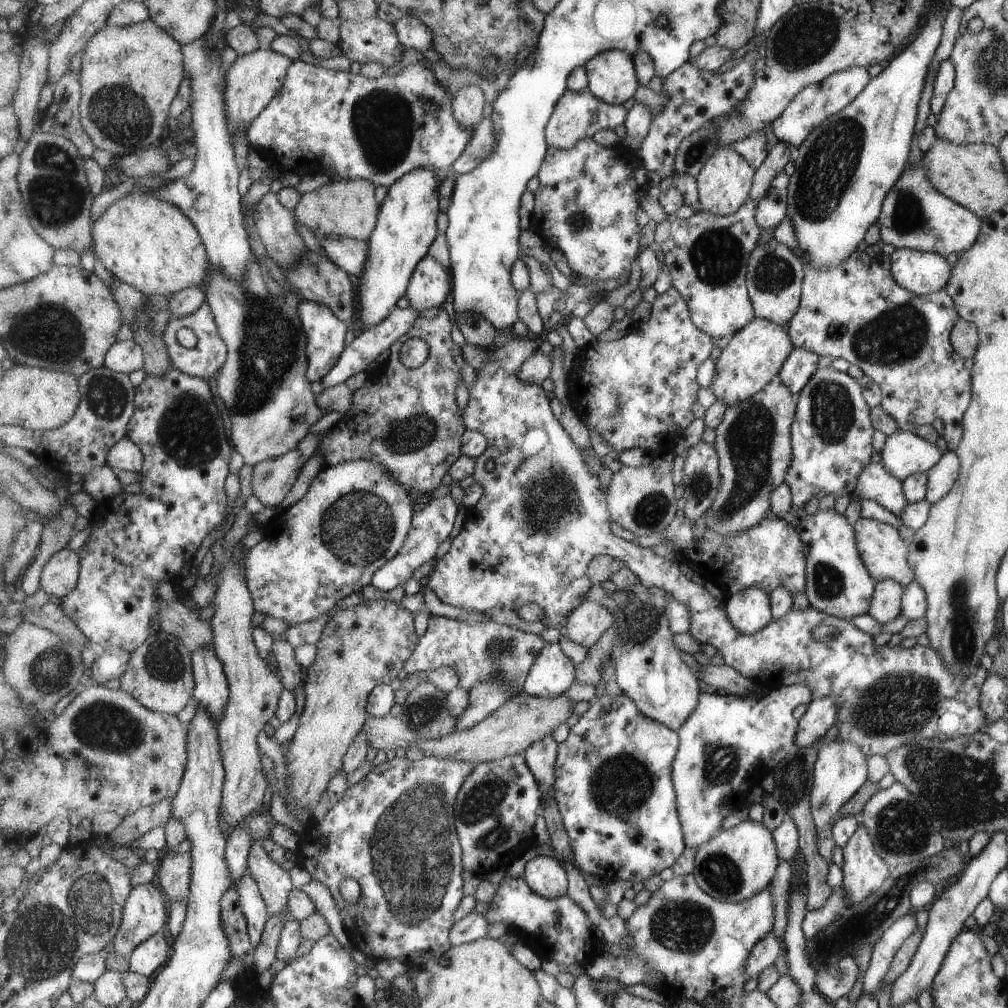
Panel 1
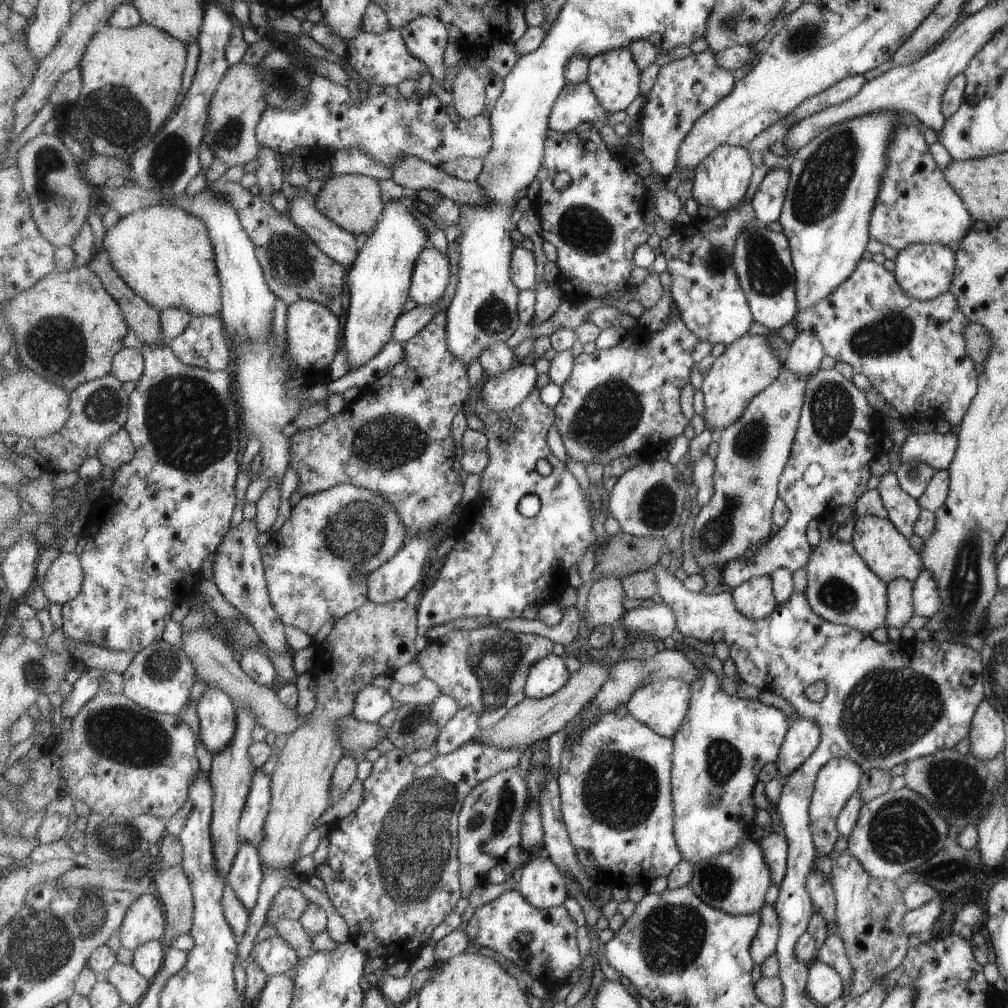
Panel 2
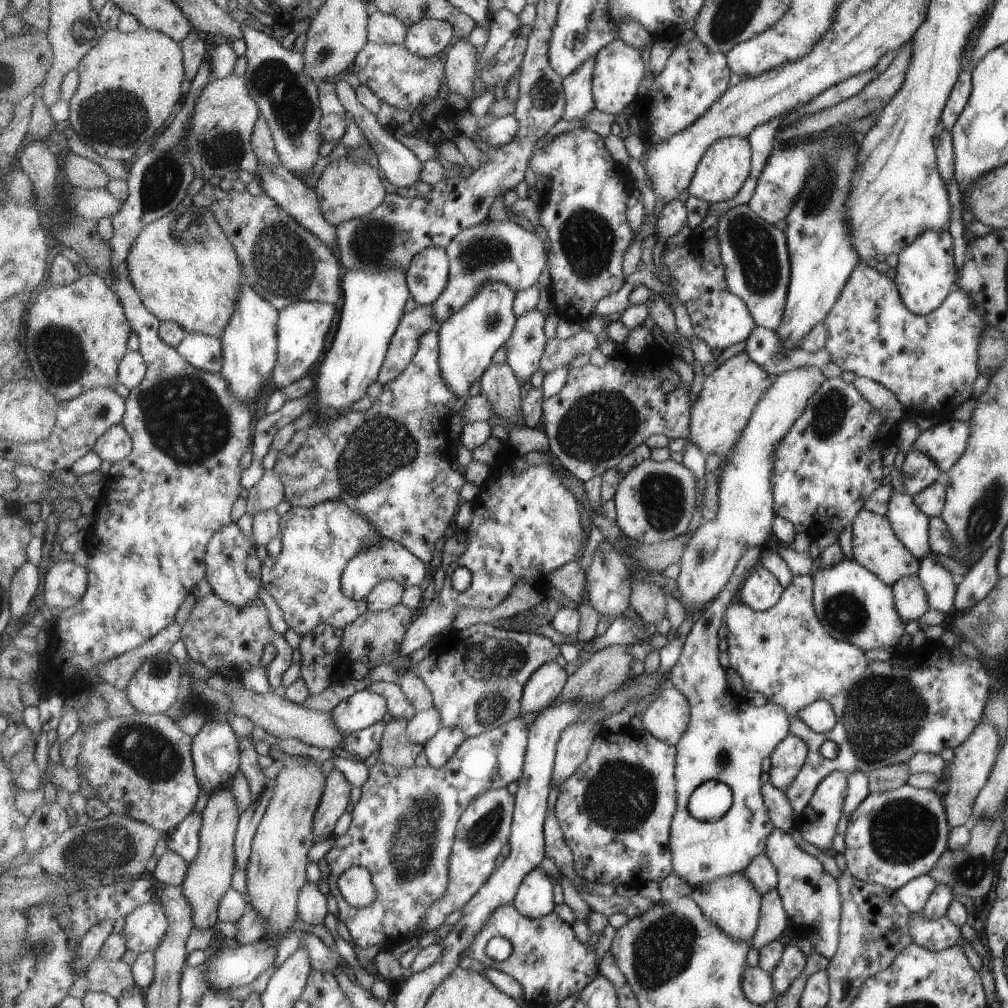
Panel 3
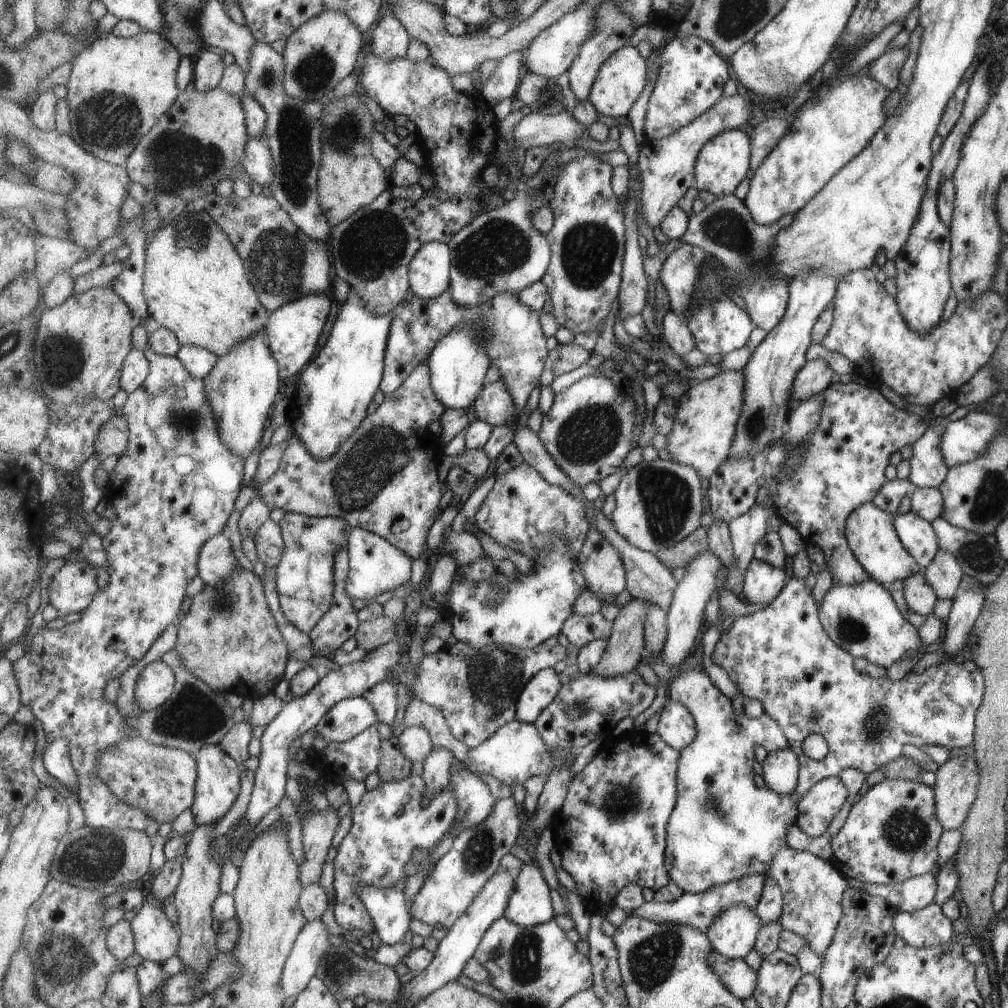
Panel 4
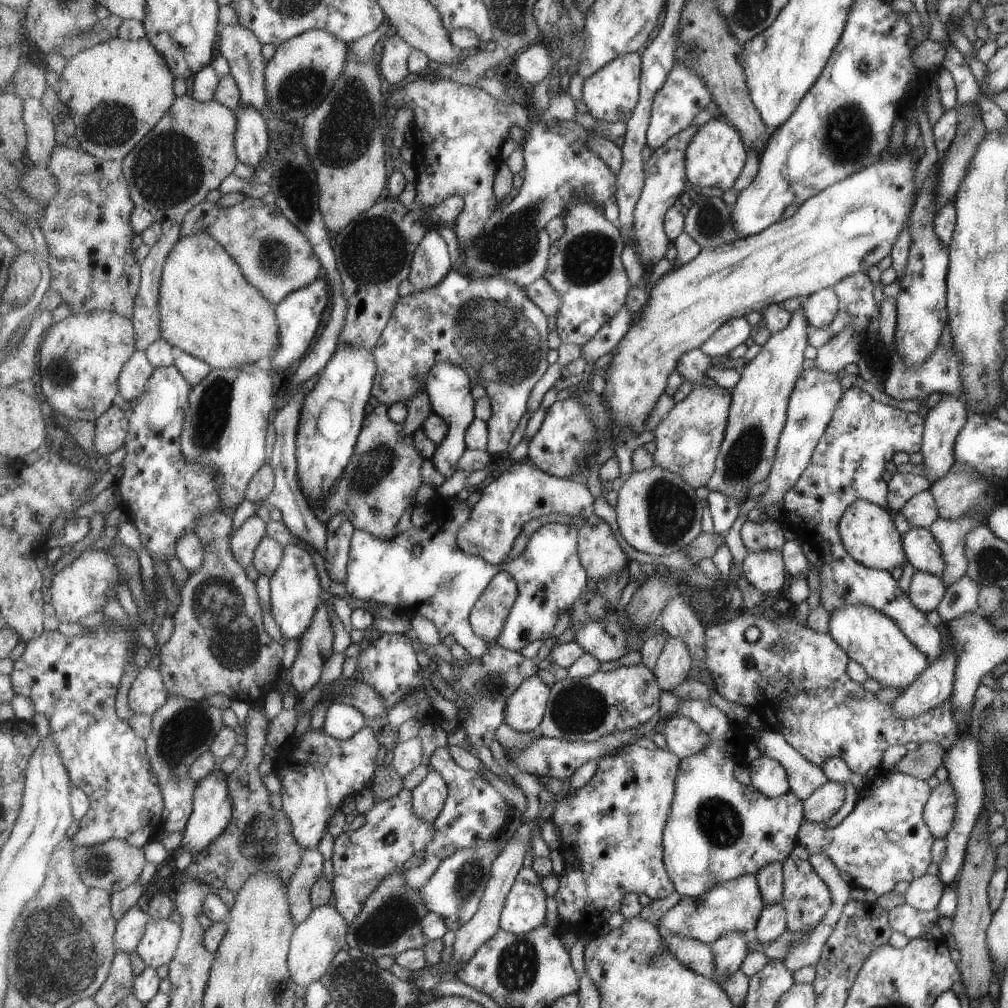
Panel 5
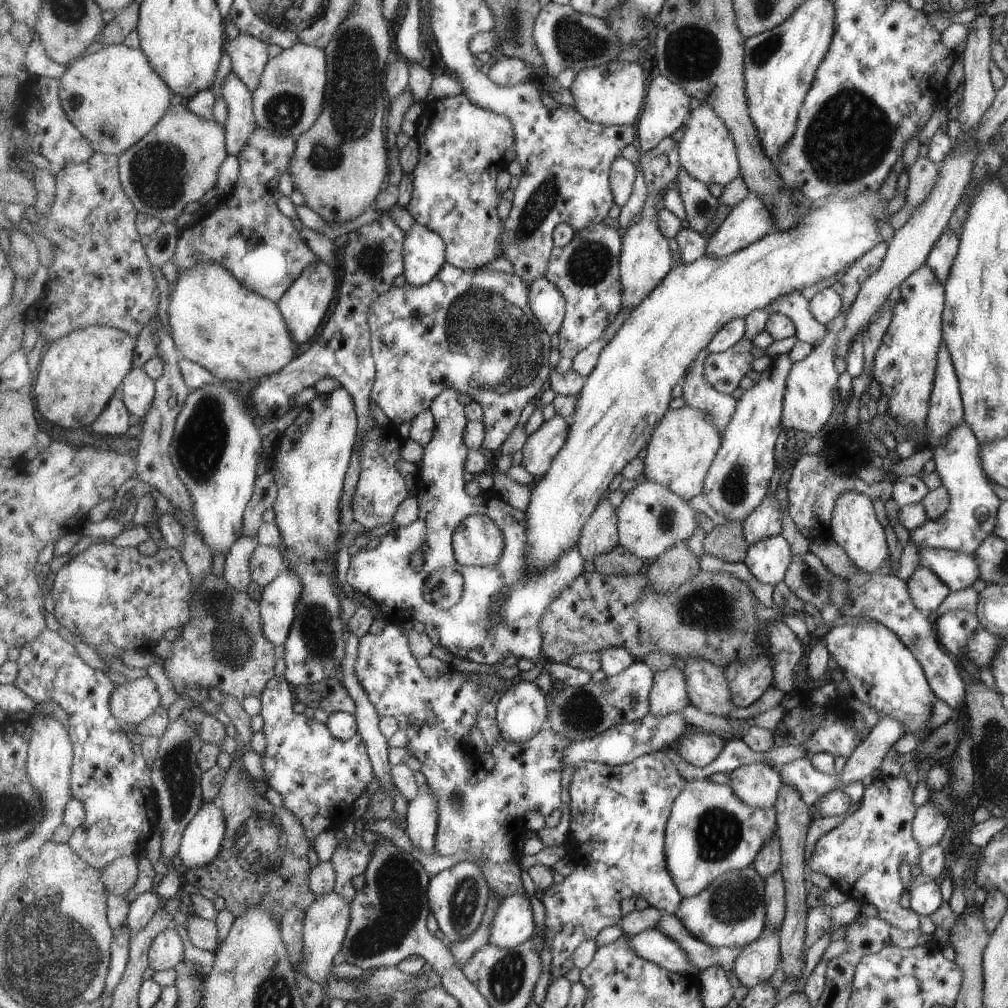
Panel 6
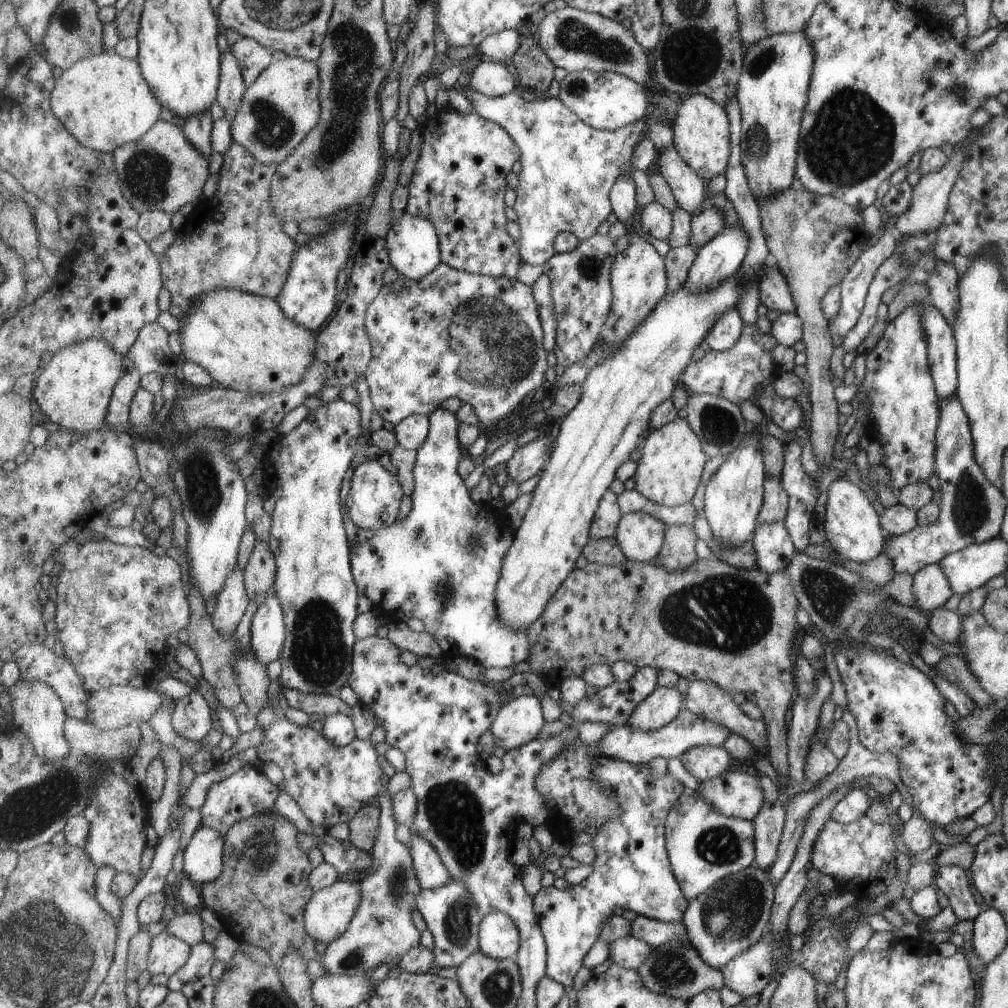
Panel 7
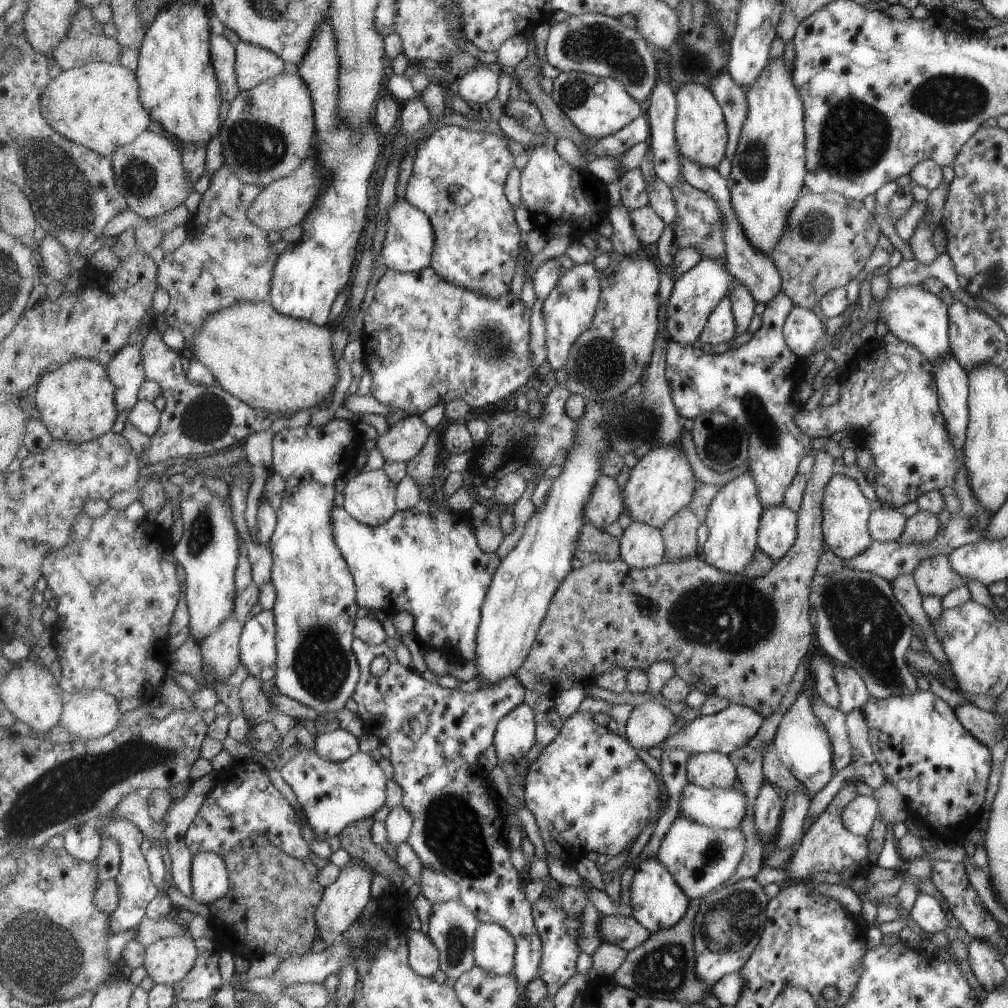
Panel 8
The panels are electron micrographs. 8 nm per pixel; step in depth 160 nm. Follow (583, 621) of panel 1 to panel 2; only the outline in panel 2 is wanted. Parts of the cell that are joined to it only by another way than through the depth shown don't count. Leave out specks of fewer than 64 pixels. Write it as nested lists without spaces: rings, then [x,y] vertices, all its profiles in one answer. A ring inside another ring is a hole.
[[[609,575],[593,581],[585,606],[585,617],[592,630],[599,625],[611,625],[622,618],[626,590],[622,579]]]

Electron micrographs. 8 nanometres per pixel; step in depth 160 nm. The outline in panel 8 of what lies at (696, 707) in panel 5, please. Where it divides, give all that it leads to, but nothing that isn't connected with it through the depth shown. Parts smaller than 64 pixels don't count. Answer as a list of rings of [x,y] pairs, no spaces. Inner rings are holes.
[[[679,814],[658,850],[659,860],[671,870],[675,880],[691,900],[703,898],[722,887],[742,865],[747,852],[747,834],[737,829],[713,828]]]

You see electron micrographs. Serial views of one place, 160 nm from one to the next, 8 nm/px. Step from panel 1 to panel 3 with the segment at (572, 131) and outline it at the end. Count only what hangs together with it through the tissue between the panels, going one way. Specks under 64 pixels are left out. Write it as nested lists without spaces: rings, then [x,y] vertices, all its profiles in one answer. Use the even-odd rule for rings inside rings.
[[[596,56],[588,58],[575,72],[564,78],[566,111],[563,115],[565,126],[585,121],[585,116],[596,108],[594,97],[594,68]]]

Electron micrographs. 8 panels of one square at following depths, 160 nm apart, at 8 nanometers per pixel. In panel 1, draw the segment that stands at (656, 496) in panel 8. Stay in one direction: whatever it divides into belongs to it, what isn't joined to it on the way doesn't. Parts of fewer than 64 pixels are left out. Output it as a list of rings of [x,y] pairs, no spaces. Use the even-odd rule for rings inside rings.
[[[755,317],[746,327],[734,334],[716,361],[717,370],[711,386],[717,400],[721,401],[725,408],[746,401],[777,379],[781,364],[791,352],[792,342],[789,342],[787,333],[781,325]]]

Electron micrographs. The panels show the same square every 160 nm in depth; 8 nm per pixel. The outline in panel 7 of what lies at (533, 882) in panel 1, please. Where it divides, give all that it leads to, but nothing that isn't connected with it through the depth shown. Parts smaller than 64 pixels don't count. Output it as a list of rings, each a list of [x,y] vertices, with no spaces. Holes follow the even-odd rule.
[[[499,910],[487,914],[482,921],[480,945],[483,954],[492,958],[515,958],[522,946],[519,924],[515,918]]]

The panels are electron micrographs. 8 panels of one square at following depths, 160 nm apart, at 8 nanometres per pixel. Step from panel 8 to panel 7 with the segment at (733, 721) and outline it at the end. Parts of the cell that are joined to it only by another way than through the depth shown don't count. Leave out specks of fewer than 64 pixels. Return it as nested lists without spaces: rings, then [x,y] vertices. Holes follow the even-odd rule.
[[[683,708],[678,718],[674,722],[659,728],[659,730],[639,730],[630,725],[622,725],[613,728],[611,732],[607,732],[601,740],[597,742],[597,746],[601,746],[601,752],[605,757],[626,761],[629,763],[648,763],[653,758],[661,757],[663,759],[680,758],[689,748],[700,745],[721,746],[725,744],[725,740],[731,736],[731,730],[725,728],[723,724],[715,724],[711,720],[705,720]]]

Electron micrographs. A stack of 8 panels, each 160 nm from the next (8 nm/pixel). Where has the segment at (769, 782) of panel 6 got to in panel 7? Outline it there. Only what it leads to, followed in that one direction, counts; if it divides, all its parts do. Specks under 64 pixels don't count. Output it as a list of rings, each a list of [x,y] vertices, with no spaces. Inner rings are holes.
[[[729,770],[718,778],[703,781],[701,793],[723,814],[754,820],[765,804],[765,790],[760,783],[760,778],[747,770]]]

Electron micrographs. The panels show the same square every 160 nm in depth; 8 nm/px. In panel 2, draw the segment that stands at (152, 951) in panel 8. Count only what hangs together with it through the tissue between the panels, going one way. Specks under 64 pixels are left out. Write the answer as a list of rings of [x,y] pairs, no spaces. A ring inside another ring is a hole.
[[[155,894],[139,895],[124,918],[119,932],[121,945],[135,952],[148,942],[161,940],[167,926],[163,905]]]

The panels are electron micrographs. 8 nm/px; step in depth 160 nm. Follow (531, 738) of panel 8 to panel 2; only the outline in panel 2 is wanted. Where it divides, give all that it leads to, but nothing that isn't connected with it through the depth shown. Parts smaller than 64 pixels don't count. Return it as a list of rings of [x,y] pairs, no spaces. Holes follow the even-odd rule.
[[[548,654],[530,672],[526,696],[542,699],[561,690],[570,681],[572,673],[565,666],[565,657]]]

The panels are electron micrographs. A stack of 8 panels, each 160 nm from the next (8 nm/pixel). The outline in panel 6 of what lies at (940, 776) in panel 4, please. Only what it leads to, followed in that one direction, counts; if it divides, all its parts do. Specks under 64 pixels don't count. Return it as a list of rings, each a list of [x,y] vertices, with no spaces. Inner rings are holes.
[[[929,800],[919,806],[914,814],[914,838],[921,844],[922,850],[938,843],[948,827],[949,818]]]

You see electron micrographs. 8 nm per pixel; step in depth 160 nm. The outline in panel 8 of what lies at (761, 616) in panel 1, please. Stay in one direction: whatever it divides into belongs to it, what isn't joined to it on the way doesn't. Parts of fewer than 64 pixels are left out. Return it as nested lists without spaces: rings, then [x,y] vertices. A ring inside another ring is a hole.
[[[783,505],[767,508],[763,512],[758,534],[758,549],[777,562],[794,545],[798,534],[797,515]]]

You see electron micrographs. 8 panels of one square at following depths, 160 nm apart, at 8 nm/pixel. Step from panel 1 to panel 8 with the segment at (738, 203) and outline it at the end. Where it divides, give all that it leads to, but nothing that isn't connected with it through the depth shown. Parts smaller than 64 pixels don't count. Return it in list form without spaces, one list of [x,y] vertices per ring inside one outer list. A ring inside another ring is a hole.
[[[685,84],[677,88],[678,118],[676,130],[682,156],[693,160],[703,168],[717,168],[726,158],[726,147],[730,138],[723,106],[710,87],[703,84]]]

